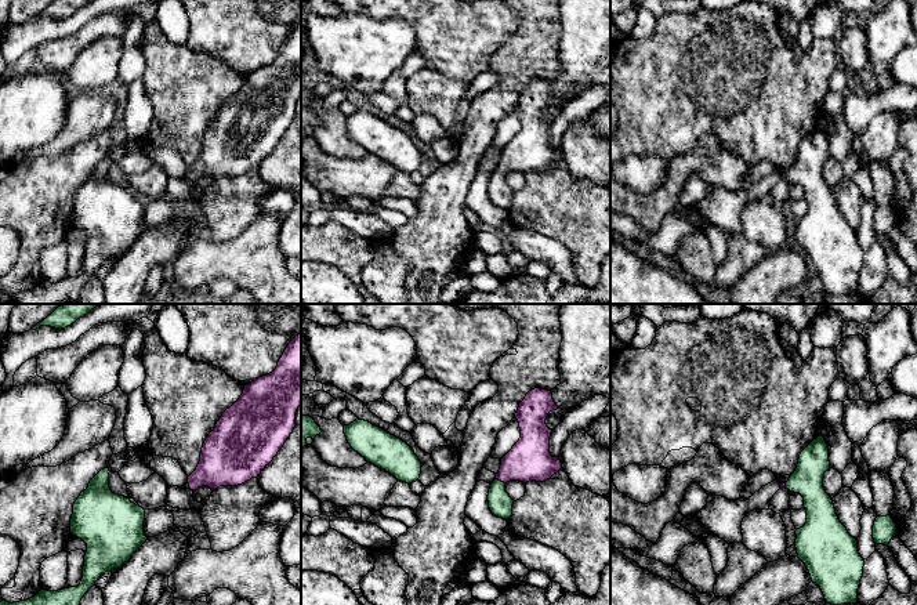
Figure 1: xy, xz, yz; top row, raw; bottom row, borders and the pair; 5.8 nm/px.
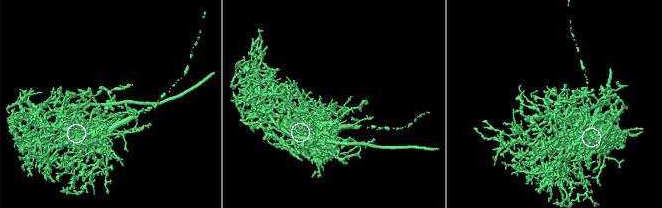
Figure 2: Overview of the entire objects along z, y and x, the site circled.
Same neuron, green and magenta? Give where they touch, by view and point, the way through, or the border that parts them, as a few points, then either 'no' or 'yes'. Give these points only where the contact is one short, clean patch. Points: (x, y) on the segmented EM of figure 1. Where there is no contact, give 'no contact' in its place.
meets green in xz at (500, 481); runs through xz (500, 503), (500, 481), (517, 464), (529, 459); yes

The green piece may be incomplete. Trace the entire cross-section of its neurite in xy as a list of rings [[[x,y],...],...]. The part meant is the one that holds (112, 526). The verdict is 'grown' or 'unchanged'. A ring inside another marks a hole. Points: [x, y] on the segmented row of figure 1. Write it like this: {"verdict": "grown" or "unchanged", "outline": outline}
{"verdict": "unchanged", "outline": [[[109,468],[101,470],[73,504],[70,533],[87,544],[83,579],[77,587],[40,590],[35,597],[0,605],[80,605],[98,577],[120,568],[148,540],[145,510],[109,488]]]}

